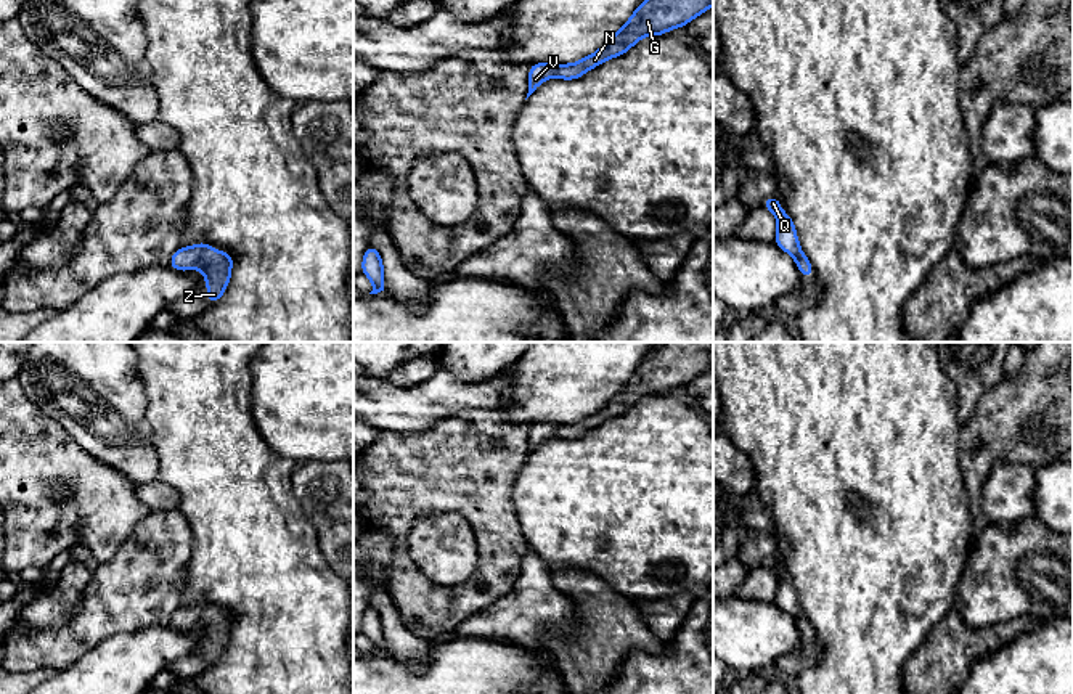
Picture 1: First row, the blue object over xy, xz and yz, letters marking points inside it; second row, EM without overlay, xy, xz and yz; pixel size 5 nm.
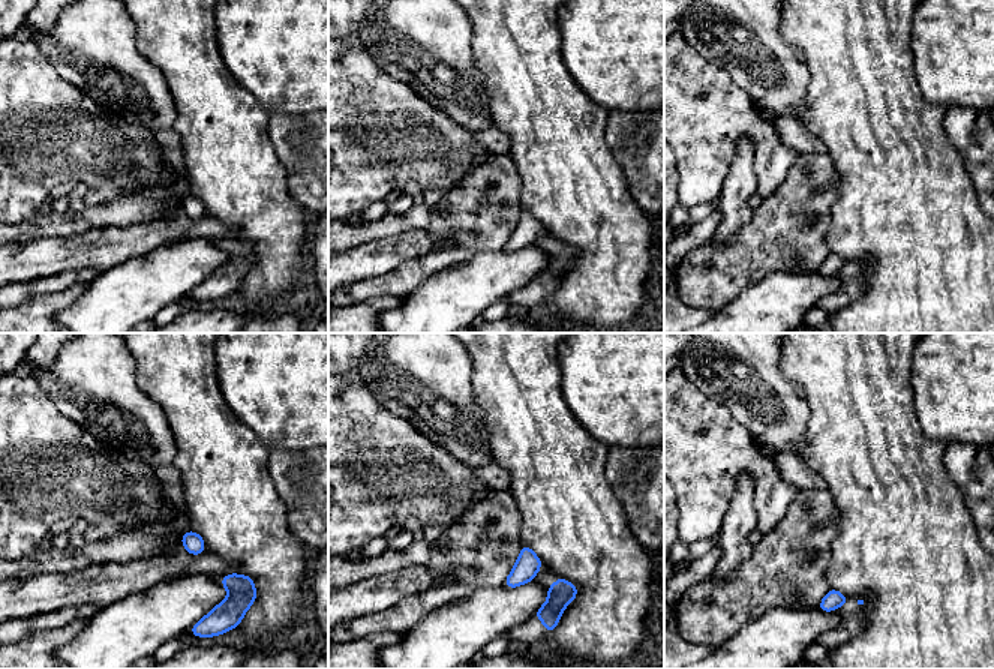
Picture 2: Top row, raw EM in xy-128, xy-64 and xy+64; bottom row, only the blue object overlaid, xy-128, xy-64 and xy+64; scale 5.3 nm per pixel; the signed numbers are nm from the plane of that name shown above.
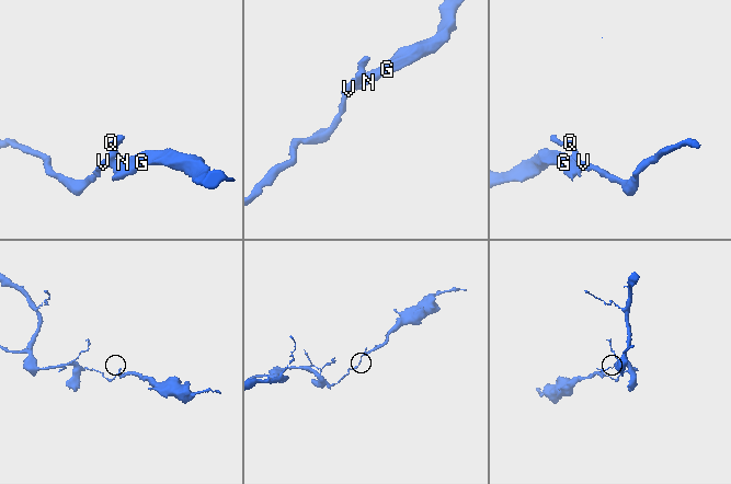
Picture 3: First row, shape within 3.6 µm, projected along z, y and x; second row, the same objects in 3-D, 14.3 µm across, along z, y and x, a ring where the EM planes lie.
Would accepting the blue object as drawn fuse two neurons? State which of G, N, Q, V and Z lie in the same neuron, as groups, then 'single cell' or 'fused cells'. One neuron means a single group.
groups G N Z / Q V; fused cells

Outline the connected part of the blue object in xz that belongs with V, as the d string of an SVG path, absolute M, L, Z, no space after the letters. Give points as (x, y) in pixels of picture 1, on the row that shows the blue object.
M536 63L530 66L528 72L528 93L527 98L536 90L536 87L546 80L554 77L557 64L554 63Z

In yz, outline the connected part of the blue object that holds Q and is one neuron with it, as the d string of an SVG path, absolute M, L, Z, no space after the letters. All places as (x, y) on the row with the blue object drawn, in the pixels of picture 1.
M776 196L765 199L761 207L769 209L777 218L777 235L774 243L797 260L803 252L790 215L781 209L781 202Z

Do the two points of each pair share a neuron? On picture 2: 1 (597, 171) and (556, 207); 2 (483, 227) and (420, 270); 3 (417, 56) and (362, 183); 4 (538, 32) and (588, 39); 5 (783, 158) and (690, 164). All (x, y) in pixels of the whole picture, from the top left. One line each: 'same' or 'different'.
1: same
2: same
3: different
4: different
5: same

